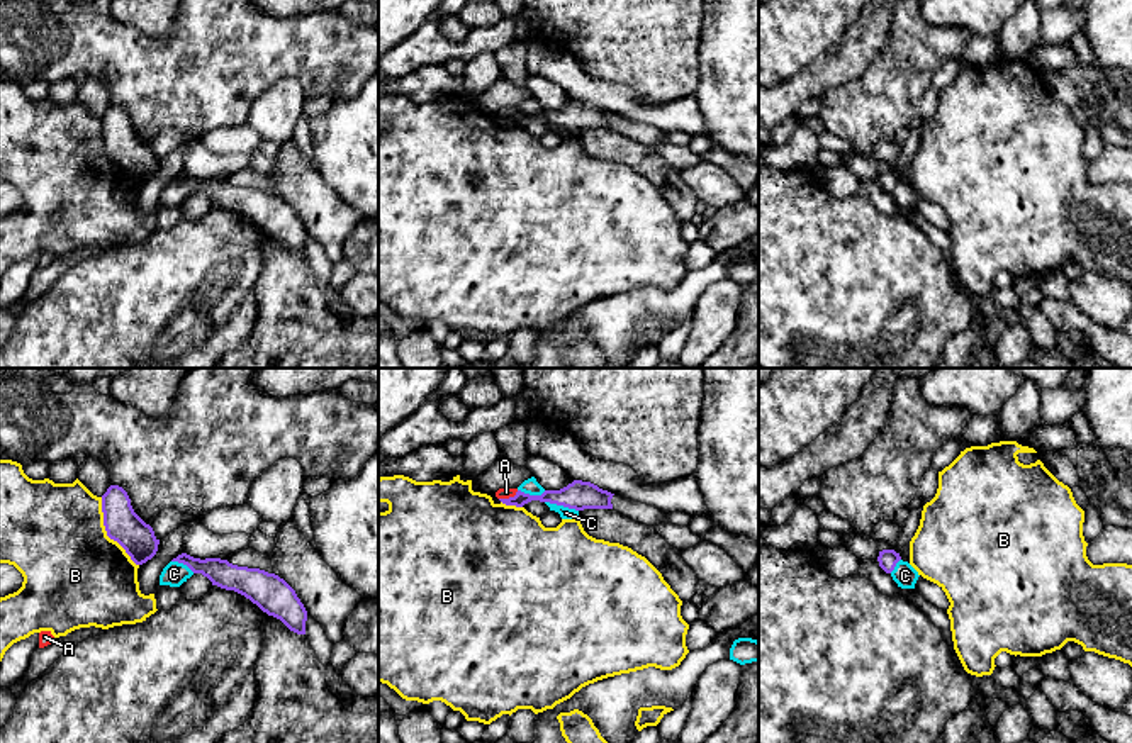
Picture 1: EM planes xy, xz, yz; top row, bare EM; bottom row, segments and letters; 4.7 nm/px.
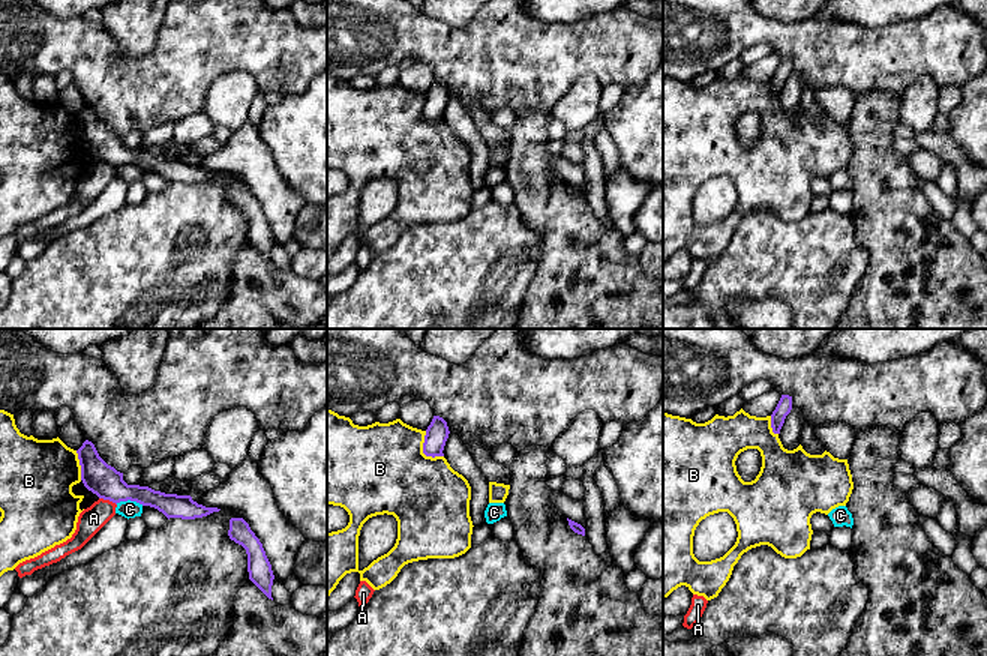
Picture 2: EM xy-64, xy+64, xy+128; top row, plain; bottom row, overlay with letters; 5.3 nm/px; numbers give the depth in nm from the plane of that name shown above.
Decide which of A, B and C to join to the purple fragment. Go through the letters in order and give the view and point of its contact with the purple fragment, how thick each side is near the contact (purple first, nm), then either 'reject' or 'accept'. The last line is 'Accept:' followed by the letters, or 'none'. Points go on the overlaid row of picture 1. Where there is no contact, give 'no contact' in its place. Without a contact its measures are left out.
A: contact xz (509, 497); calibres 80 and 60 nm; reject
B: contact xy (107, 533); calibres 170 and 480 nm; reject
C: contact xz (562, 504); calibres 140 and 60 nm; reject
Accept: none

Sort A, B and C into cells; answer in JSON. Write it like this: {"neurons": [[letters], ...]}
{"neurons": [["A"], ["B"], ["C"]]}

